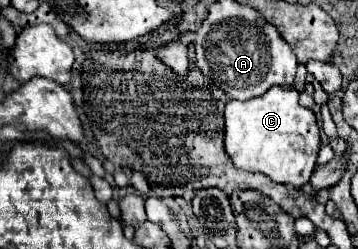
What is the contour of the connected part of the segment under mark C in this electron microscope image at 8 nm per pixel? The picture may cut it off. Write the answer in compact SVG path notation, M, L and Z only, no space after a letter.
M281 85L271 87L271 91L251 101L231 99L225 105L225 149L237 169L259 171L275 183L301 189L309 183L317 165L319 129L315 113L299 103L299 91Z

